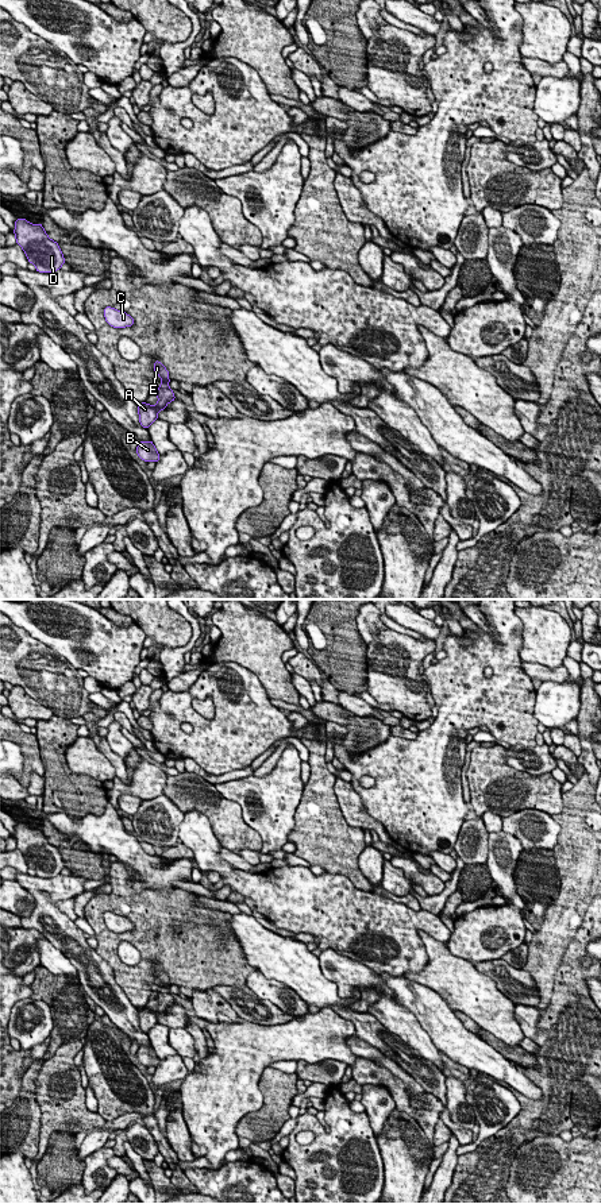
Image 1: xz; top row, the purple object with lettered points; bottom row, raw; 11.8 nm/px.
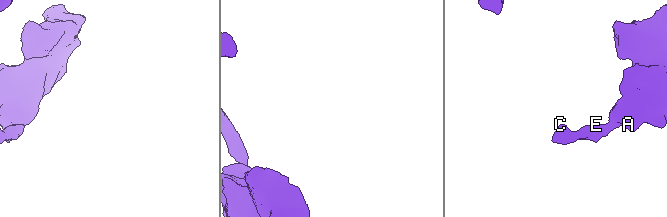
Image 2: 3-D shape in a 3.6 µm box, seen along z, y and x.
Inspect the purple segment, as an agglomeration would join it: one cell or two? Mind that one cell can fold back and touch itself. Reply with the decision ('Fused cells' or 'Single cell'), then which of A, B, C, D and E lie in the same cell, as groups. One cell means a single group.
Single cell. Groups: A B C D E

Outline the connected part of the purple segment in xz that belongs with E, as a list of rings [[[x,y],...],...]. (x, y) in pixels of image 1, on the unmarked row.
[[[154,966],[154,976],[159,980],[161,991],[158,992],[155,1000],[158,1002],[158,1007],[151,1011],[150,1008],[142,1007],[138,1011],[139,1027],[143,1033],[149,1033],[151,1027],[158,1023],[158,1016],[165,1015],[166,1010],[172,1006],[176,1006],[173,995],[169,992],[169,976],[159,966]]]

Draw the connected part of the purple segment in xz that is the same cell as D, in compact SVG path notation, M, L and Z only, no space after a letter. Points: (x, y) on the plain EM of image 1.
M26 823L15 825L16 849L27 860L30 868L39 877L54 877L65 868L63 858L57 846L51 845L42 829L31 829Z

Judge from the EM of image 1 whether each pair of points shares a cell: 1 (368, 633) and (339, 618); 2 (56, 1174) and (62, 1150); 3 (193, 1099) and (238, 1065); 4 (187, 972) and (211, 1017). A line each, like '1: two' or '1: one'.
1: two
2: one
3: one
4: two

